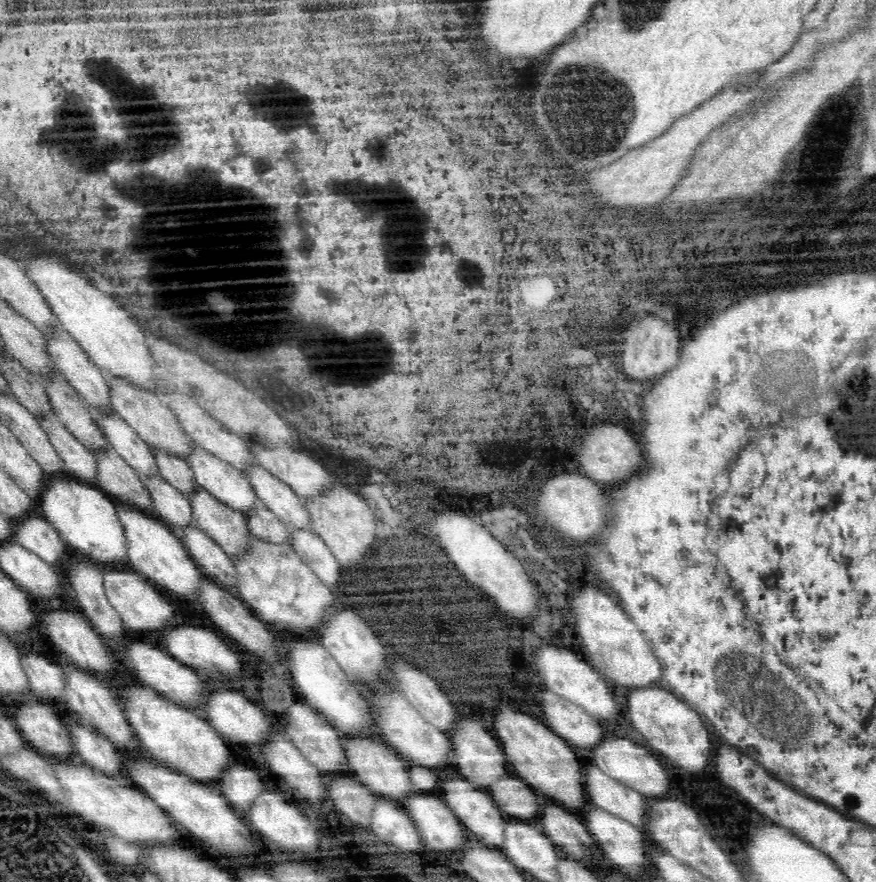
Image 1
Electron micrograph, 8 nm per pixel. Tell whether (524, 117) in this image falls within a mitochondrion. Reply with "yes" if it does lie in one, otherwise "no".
yes

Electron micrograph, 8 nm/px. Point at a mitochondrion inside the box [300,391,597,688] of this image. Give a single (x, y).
(401, 556)

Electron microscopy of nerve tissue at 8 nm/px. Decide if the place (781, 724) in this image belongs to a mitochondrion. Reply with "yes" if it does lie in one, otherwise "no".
yes

